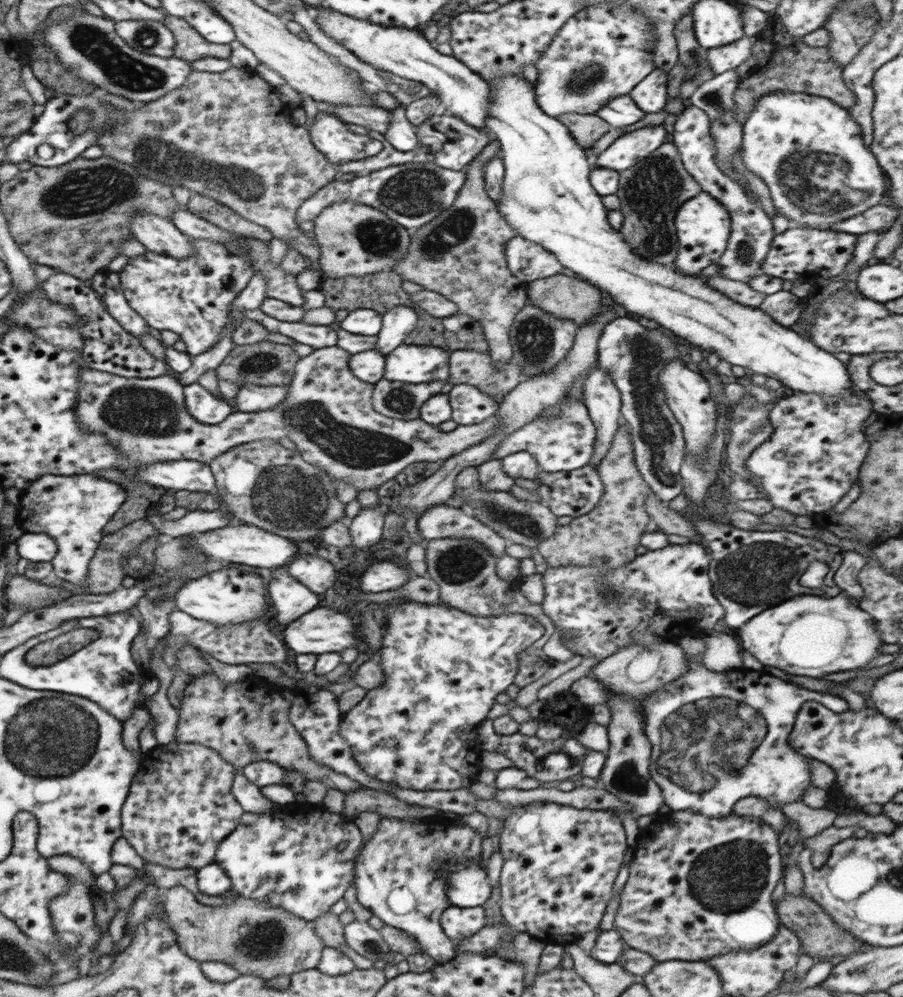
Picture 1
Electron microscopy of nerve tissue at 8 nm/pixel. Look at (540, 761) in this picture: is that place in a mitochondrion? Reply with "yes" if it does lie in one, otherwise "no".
no

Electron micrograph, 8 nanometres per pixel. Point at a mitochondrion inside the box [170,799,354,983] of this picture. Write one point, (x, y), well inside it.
(253, 941)

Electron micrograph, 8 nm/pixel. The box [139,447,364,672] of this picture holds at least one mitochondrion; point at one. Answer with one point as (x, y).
(285, 496)

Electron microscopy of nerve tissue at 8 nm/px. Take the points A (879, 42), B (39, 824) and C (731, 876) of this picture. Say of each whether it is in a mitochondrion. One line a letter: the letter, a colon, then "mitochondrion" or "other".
A: other
B: other
C: mitochondrion

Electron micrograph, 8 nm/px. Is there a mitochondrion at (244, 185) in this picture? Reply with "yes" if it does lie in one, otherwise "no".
yes

